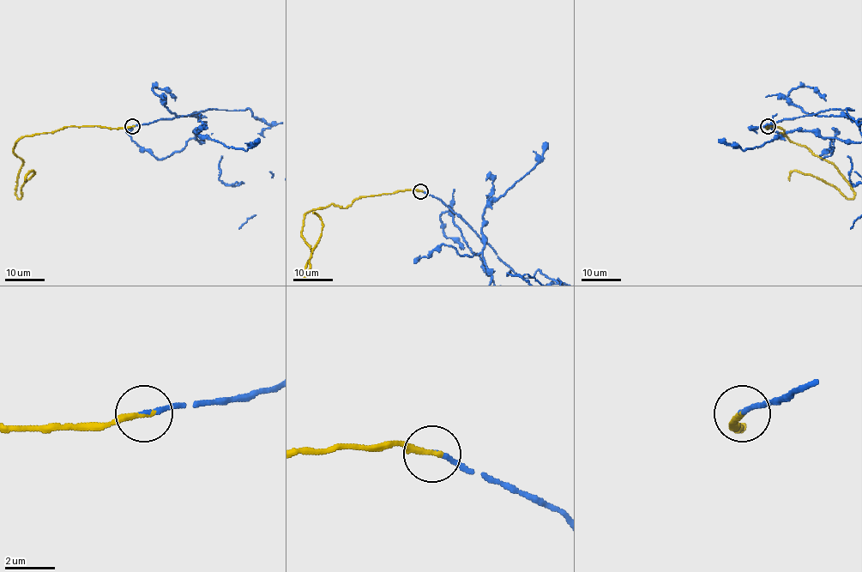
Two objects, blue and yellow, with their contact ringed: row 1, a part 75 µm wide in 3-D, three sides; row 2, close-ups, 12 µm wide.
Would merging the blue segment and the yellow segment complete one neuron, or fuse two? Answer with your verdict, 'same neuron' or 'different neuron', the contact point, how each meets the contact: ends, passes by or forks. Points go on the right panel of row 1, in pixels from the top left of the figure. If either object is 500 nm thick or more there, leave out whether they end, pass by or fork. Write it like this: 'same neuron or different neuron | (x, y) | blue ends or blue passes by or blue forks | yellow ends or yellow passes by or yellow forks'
same neuron | (768, 126) | blue ends | yellow ends

